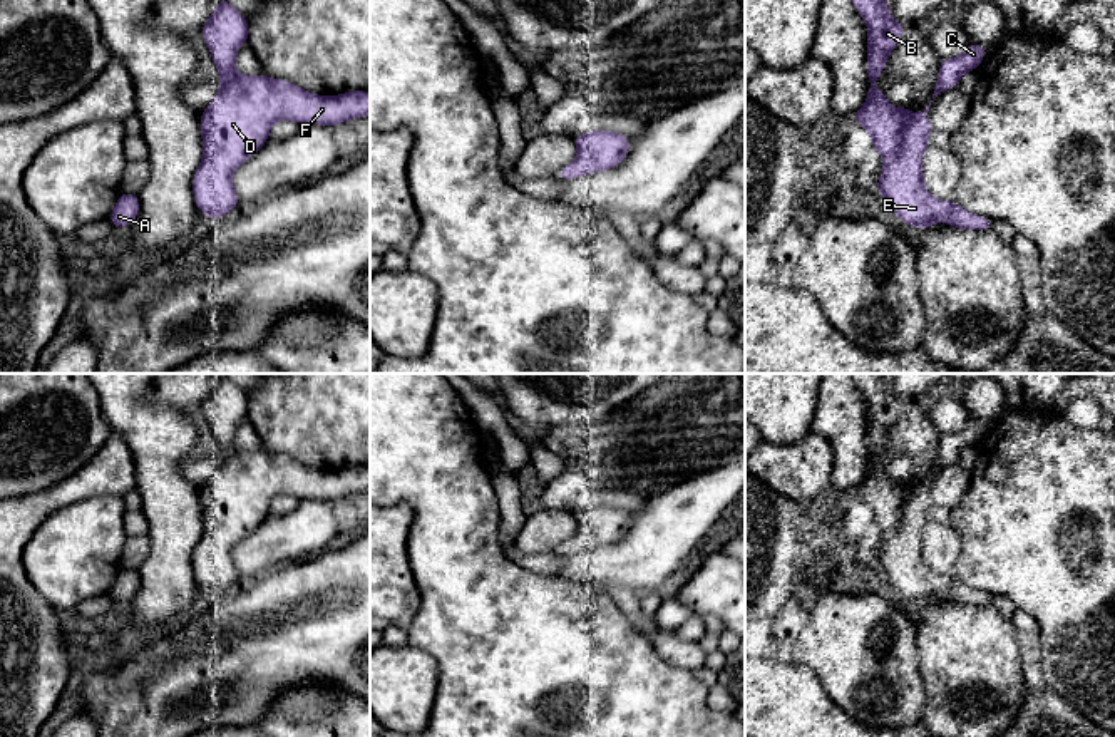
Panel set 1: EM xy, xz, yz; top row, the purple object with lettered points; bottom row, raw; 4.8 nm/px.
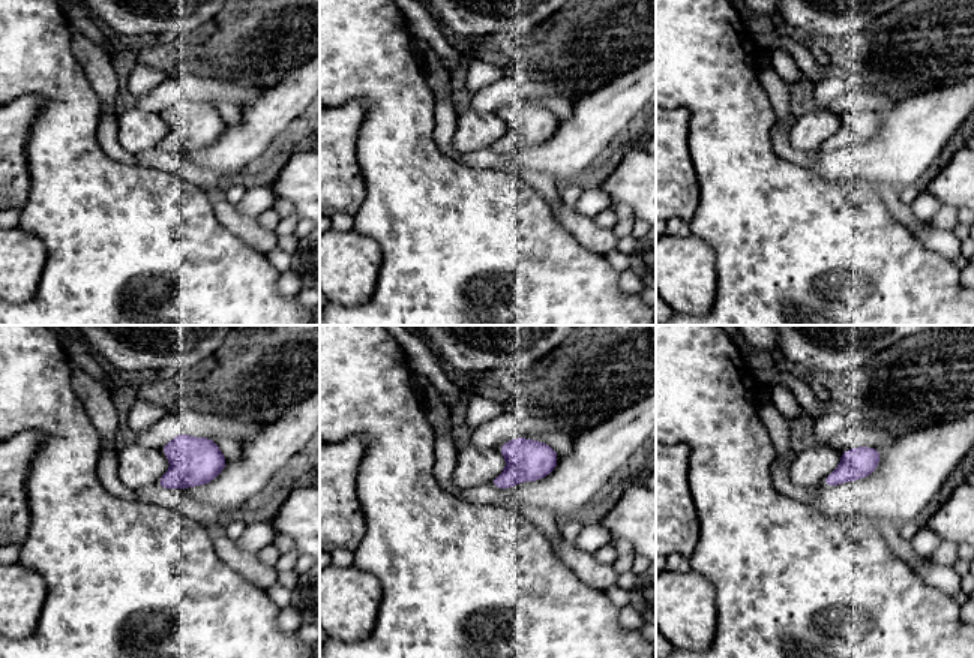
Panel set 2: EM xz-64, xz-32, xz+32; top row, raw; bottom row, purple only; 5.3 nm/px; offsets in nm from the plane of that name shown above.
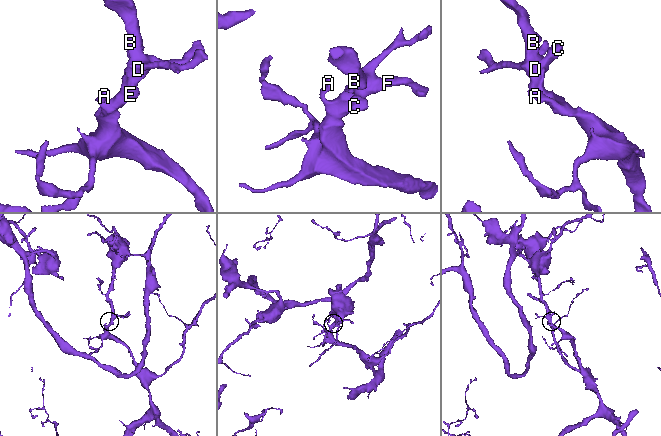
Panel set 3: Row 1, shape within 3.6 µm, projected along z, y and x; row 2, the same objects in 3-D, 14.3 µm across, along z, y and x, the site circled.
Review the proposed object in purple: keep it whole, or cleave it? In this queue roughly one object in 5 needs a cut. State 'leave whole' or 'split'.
leave whole

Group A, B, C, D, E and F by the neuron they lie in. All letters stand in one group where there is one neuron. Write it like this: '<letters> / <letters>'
A B C D E F

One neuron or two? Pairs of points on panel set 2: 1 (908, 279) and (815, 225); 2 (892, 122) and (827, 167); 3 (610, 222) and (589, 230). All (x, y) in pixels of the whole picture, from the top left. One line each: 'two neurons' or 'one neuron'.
1: one neuron
2: one neuron
3: two neurons

